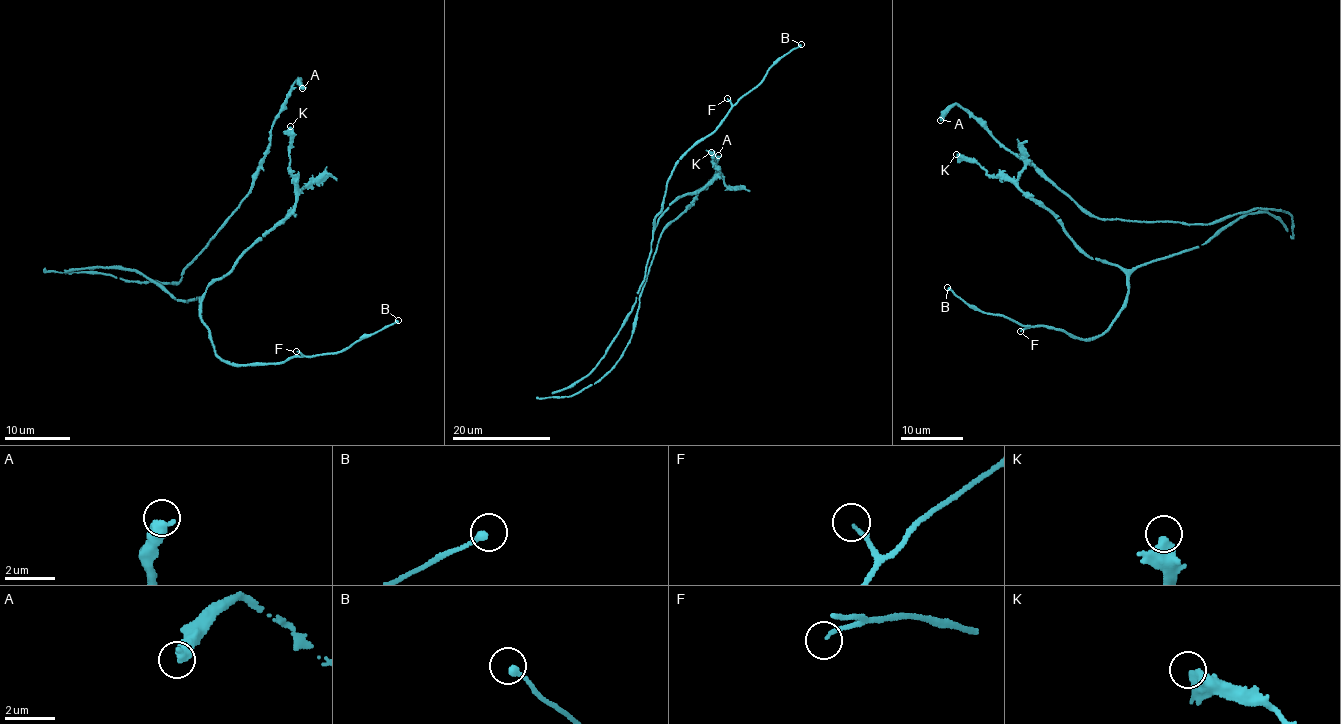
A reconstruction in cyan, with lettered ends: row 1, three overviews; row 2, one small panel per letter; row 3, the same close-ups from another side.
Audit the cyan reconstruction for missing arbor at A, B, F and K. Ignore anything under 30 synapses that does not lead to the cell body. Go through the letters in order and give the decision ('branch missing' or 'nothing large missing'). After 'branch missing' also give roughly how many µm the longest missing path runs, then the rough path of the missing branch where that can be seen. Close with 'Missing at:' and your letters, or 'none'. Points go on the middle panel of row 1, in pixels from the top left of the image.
A: nothing large missing
B: nothing large missing
F: nothing large missing
K: nothing large missing
Missing at: none

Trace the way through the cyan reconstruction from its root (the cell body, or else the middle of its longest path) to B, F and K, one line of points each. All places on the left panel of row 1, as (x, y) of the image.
B: (104, 267), (143, 274), (176, 300), (197, 296), (215, 355), (241, 366), (336, 352), (398, 320)
F: (104, 267), (143, 274), (176, 300), (197, 296), (220, 360), (273, 363), (302, 356), (296, 351)
K: (104, 267), (143, 274), (176, 300), (203, 296), (207, 285), (229, 272), (295, 204), (290, 126)

